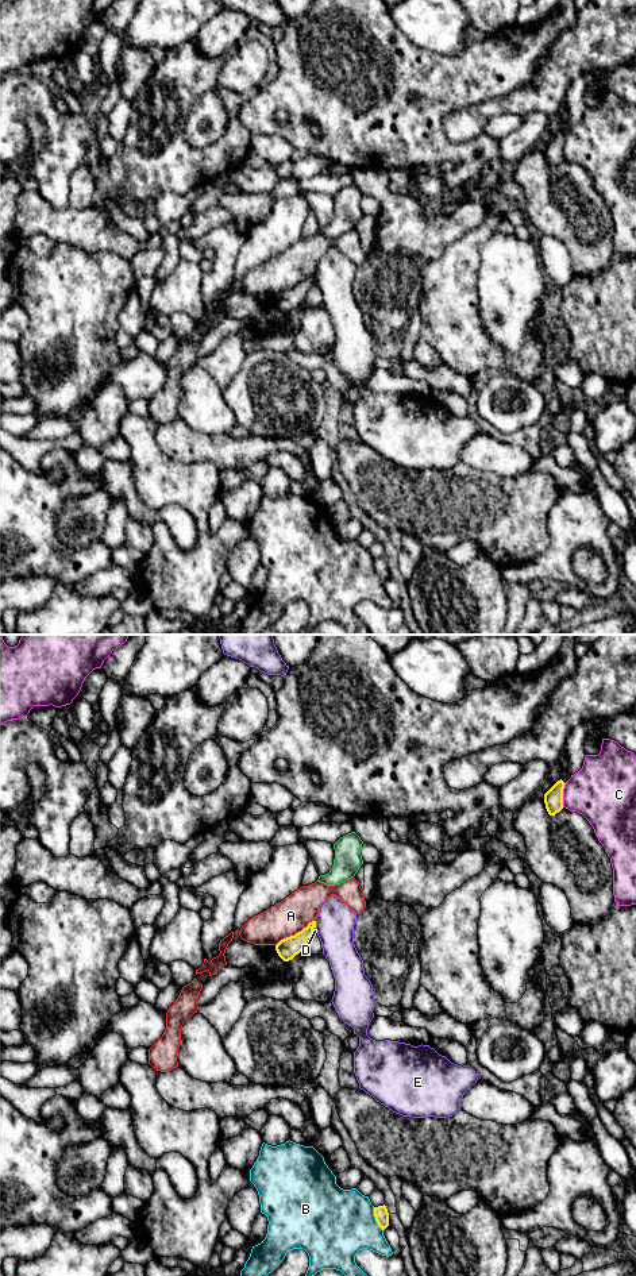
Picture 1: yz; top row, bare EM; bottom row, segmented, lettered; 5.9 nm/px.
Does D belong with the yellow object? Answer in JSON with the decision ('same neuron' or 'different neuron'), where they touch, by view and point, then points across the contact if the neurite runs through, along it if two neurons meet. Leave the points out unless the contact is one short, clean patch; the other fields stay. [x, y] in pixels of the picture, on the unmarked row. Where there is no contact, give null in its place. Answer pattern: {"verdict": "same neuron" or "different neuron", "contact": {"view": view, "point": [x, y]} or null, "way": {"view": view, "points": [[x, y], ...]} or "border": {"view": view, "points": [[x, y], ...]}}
{"verdict": "different neuron", "contact": {"view": "yz", "point": [312, 282]}, "border": {"view": "yz", "points": [[315, 278], [312, 285]]}}

